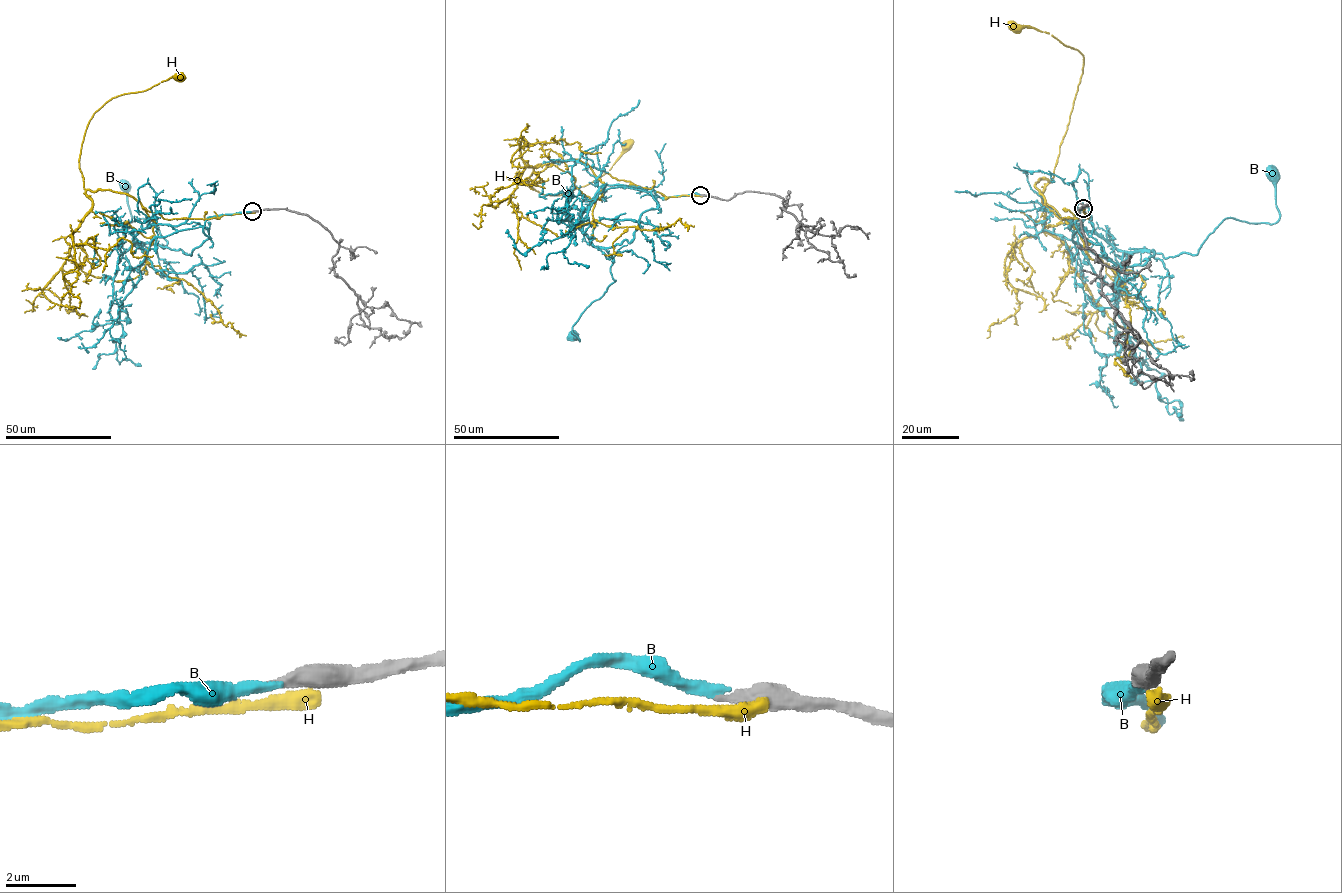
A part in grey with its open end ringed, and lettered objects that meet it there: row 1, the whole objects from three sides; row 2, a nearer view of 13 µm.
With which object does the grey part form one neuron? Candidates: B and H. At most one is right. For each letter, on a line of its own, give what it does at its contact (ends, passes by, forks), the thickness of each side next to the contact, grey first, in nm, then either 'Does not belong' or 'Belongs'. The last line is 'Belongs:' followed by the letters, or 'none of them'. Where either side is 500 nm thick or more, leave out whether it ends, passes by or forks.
B: It ends there. Thickness 340 nm (grey) against 320 nm. Belongs
H: Thickness 700 nm (grey) against 480 nm. Does not belong
Belongs: B

